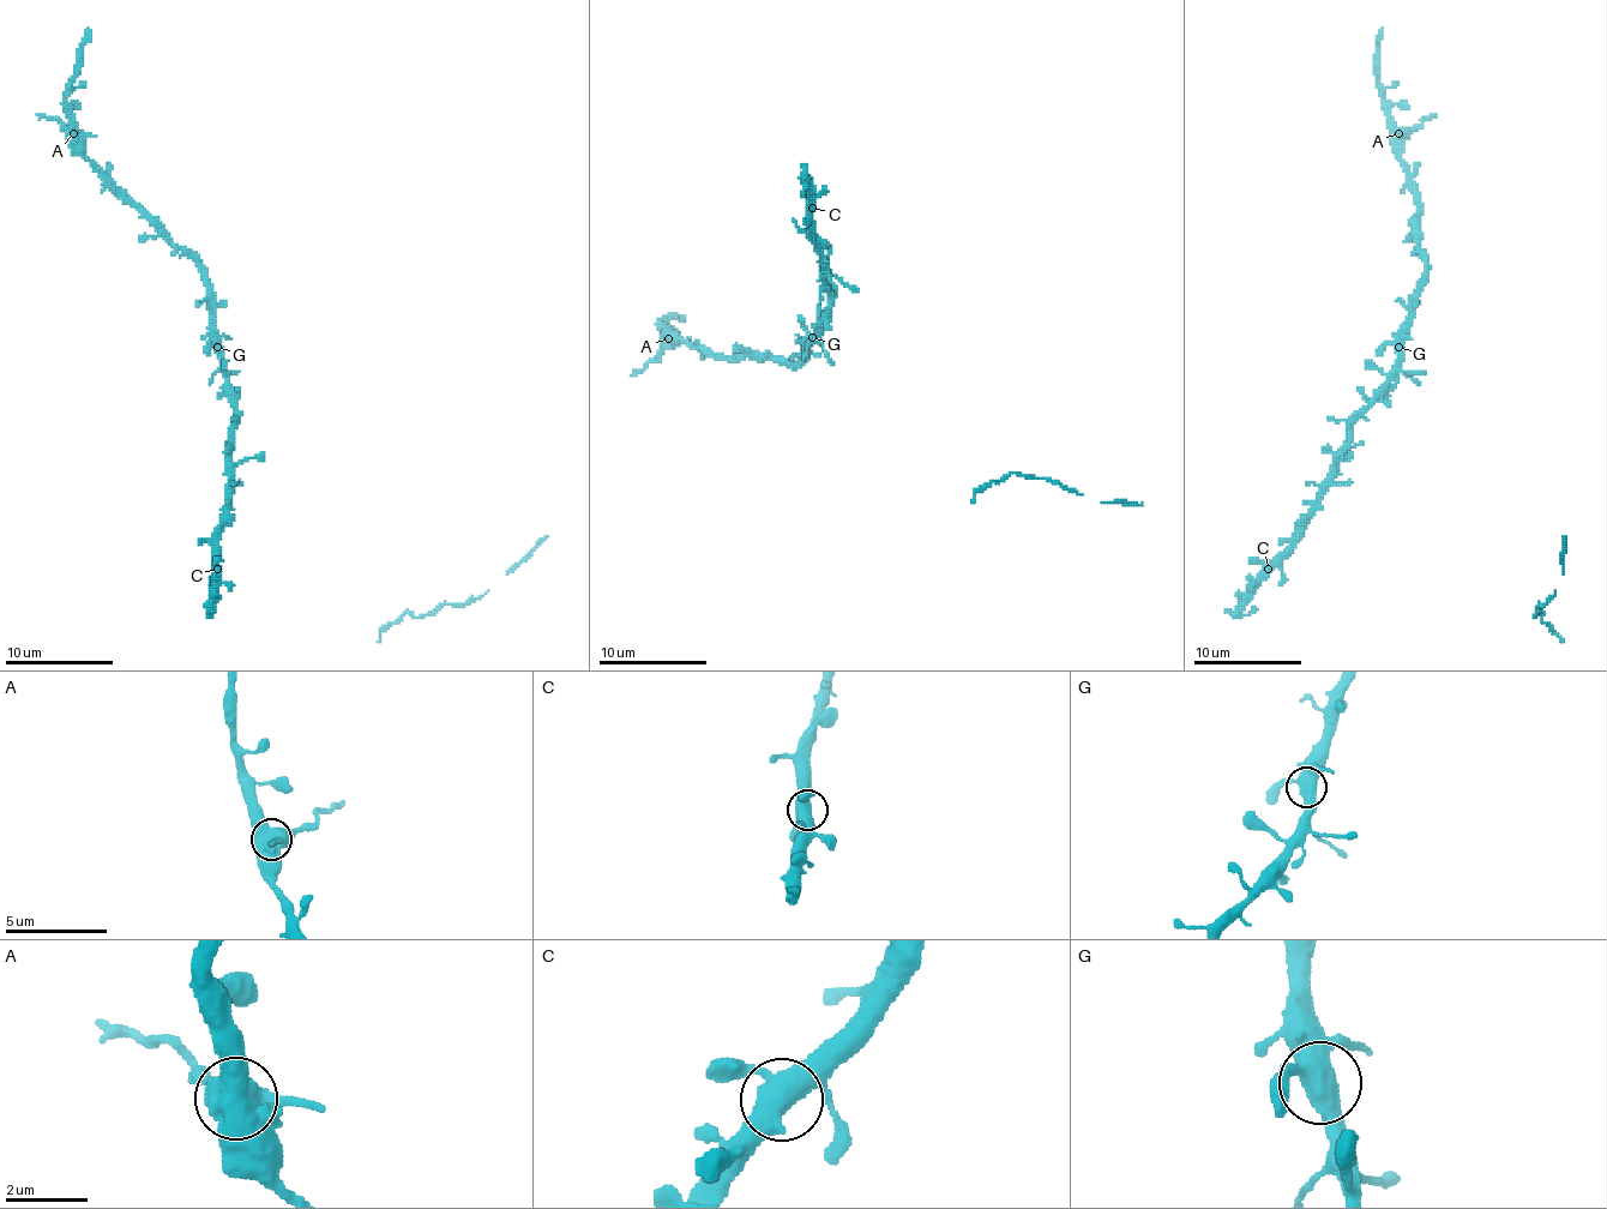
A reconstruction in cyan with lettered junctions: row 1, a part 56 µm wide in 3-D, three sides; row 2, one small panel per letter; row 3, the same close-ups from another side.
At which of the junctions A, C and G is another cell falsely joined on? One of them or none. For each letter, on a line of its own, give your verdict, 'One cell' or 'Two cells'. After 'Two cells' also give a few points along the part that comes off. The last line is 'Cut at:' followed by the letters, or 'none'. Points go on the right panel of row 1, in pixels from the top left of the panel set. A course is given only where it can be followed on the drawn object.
A: Two cells. Course of the part to remove: (1398, 133), (1403, 127), (1416, 127), (1436, 114)
C: One cell
G: One cell
Cut at: A

